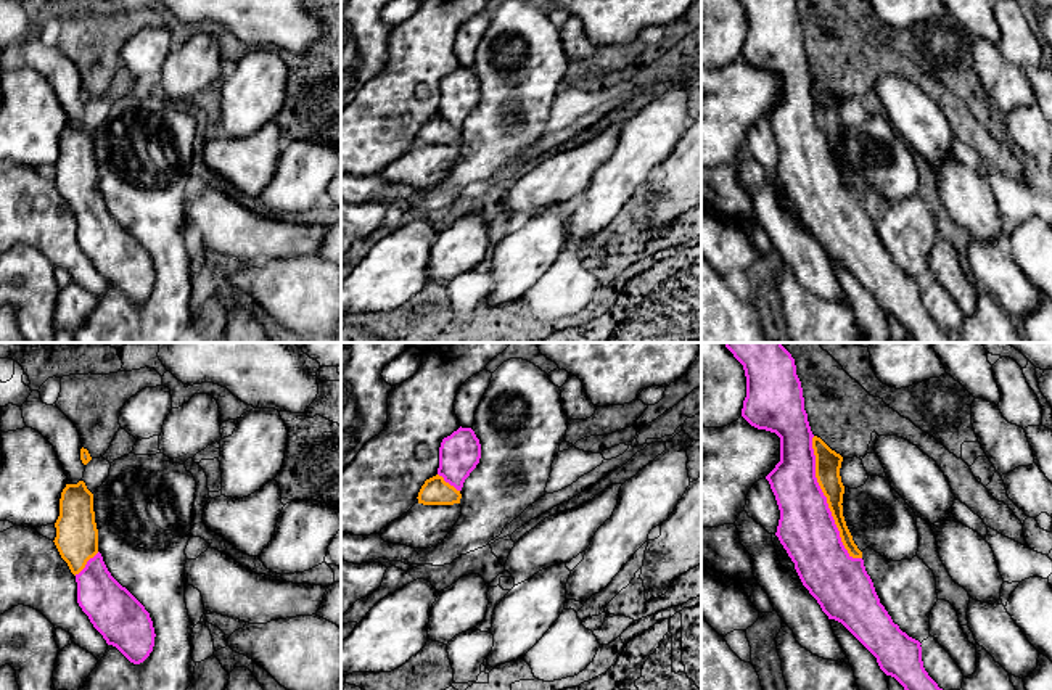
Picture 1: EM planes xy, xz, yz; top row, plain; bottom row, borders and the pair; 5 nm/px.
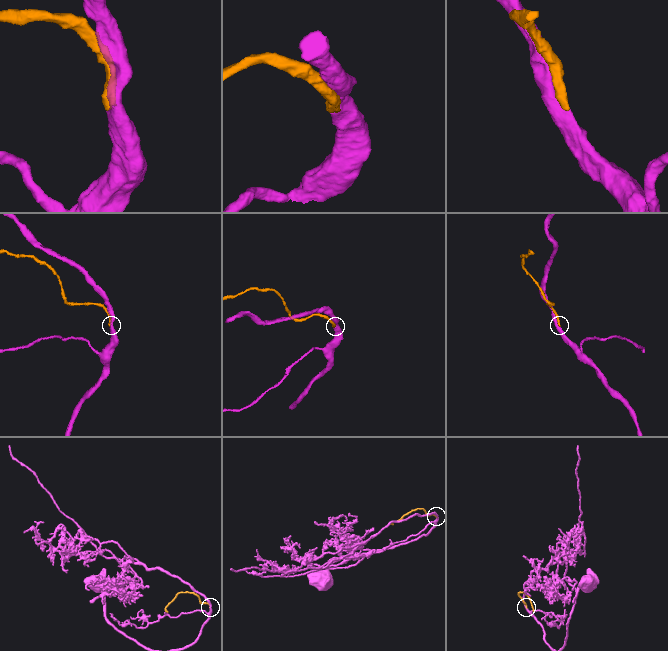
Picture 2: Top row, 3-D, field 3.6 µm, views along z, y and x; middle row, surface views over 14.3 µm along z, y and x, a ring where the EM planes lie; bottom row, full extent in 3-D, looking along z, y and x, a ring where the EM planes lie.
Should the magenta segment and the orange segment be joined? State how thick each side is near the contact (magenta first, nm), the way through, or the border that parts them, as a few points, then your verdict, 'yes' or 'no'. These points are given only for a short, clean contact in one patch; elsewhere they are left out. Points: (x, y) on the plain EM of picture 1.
280/130 nm | yes

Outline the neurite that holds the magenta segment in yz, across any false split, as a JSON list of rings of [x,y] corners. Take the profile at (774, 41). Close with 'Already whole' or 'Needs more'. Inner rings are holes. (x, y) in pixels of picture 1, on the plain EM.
[[[795,0],[738,2],[746,16],[742,56],[751,66],[780,77],[780,101],[766,119],[780,150],[775,175],[795,203],[803,225],[828,259],[841,262],[877,298],[880,309],[904,327],[914,343],[951,343],[947,331],[939,328],[923,307],[922,283],[902,272],[880,243],[865,211],[862,191],[843,156],[844,125],[840,116],[843,97],[812,74]]]. Needs more

